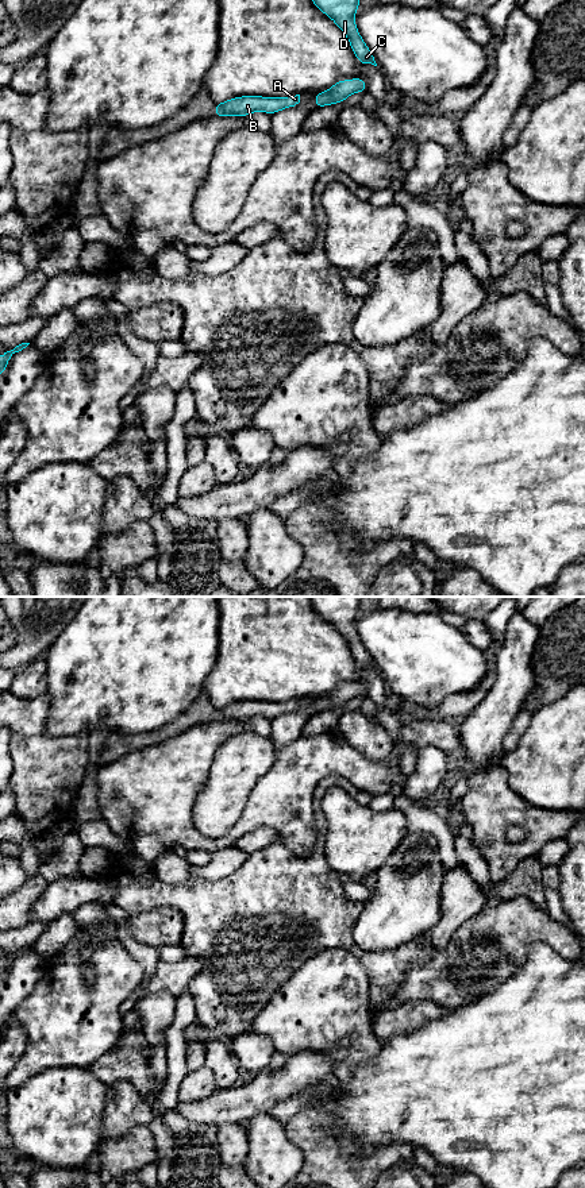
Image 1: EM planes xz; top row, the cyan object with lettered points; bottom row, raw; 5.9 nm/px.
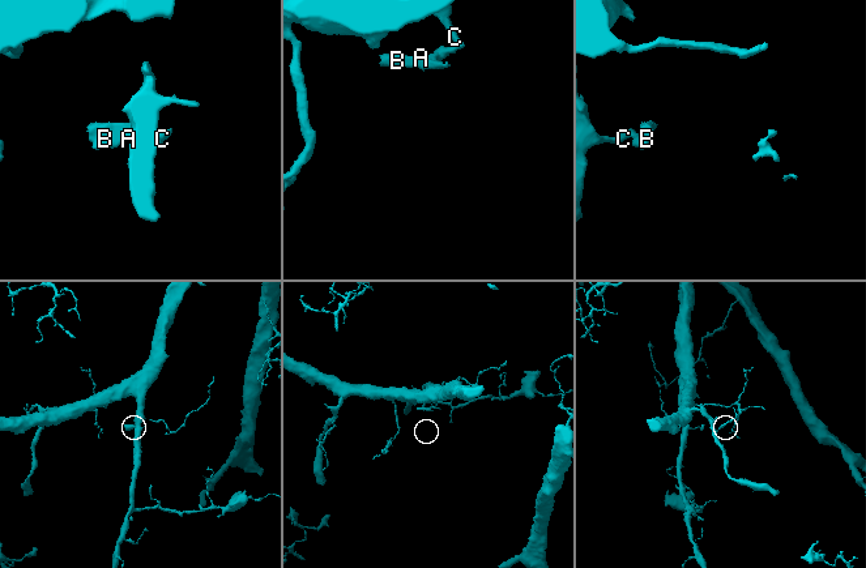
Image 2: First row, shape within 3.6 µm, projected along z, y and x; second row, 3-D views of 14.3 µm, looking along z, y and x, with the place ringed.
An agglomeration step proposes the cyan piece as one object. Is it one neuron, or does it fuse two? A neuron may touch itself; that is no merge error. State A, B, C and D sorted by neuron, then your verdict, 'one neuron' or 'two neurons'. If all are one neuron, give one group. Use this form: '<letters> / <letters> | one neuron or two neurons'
A B / C D | two neurons

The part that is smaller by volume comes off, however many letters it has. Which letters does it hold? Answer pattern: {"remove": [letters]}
{"remove": ["A", "B"]}

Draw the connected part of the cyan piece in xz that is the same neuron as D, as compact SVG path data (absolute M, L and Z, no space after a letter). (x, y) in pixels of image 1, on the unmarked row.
M309 597L317 614L331 622L347 641L358 667L377 671L370 653L357 634L354 620L359 613L358 597Z

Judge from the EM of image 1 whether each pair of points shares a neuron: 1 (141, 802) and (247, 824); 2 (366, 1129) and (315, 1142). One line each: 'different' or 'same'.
1: same
2: different

